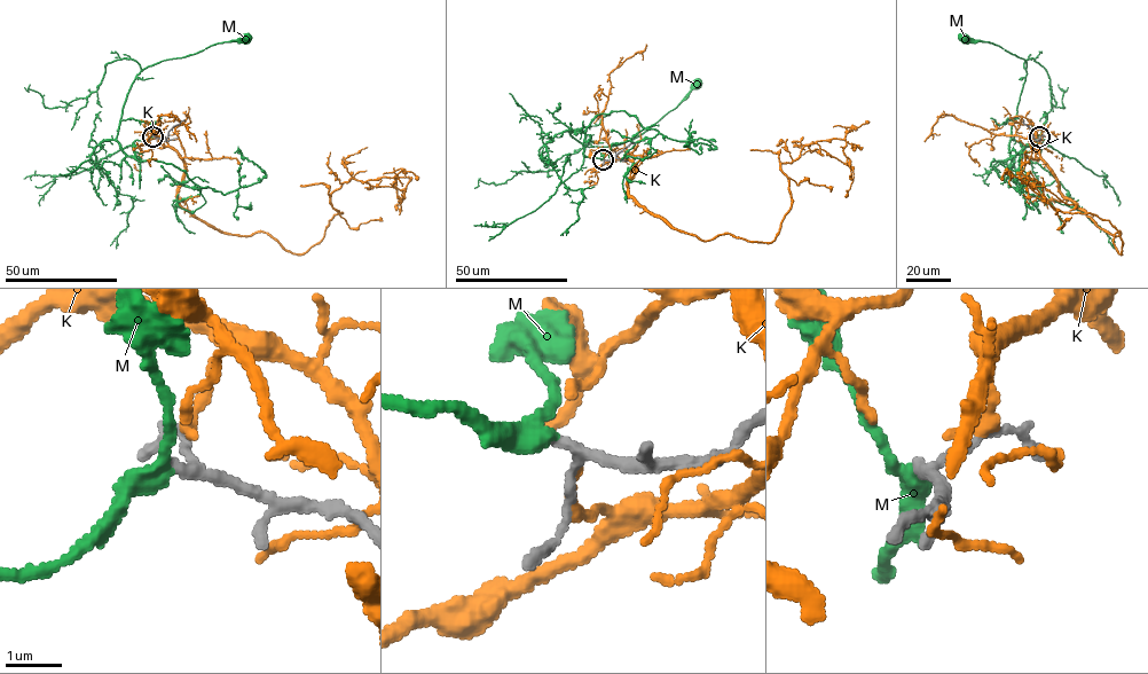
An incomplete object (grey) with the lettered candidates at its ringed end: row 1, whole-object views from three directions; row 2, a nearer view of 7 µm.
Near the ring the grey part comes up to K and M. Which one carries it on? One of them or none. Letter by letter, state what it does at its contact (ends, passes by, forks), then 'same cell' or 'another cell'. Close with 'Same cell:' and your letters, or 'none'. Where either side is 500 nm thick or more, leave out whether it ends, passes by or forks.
K: it ends; another cell
M: it passes by; same cell
Same cell: M

